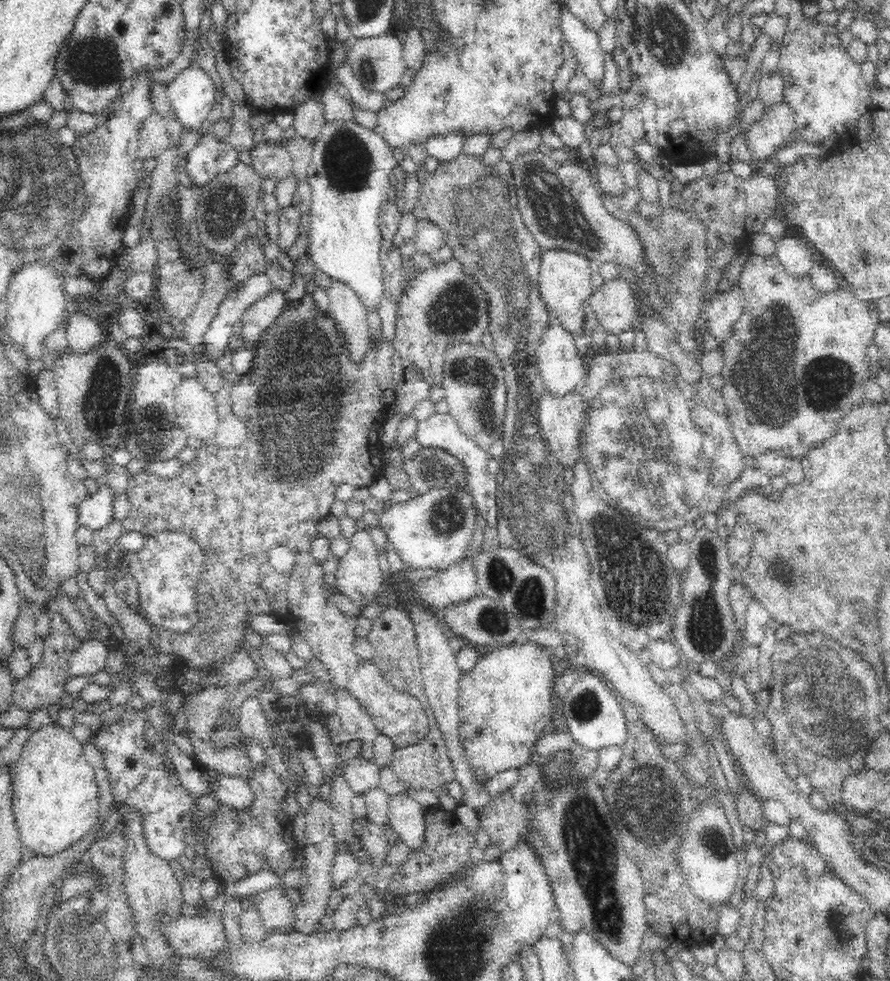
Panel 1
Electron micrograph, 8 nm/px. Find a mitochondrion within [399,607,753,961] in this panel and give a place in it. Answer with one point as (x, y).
(586, 835)

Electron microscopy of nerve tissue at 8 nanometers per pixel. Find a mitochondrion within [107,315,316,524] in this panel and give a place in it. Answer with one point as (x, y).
(154, 437)

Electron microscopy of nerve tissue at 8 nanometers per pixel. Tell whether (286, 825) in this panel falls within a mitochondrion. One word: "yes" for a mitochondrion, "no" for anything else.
no

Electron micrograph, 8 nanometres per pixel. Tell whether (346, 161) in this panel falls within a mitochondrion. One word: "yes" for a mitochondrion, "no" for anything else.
yes

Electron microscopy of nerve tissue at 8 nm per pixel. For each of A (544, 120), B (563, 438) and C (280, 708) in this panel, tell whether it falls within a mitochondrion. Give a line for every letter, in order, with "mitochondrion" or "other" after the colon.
A: other
B: other
C: other

